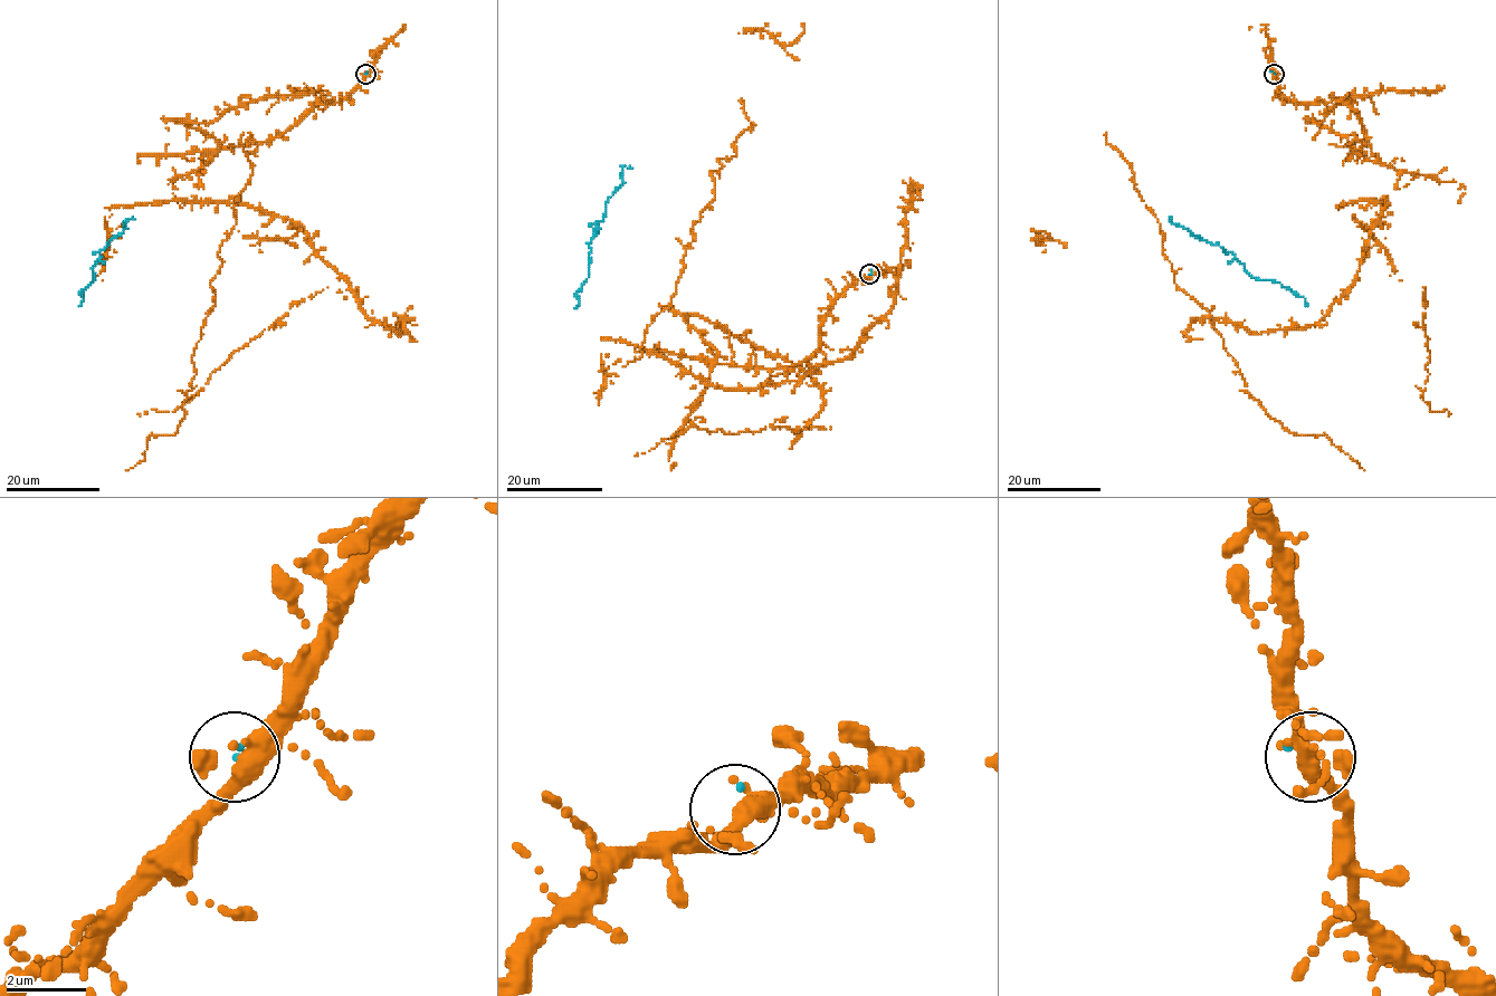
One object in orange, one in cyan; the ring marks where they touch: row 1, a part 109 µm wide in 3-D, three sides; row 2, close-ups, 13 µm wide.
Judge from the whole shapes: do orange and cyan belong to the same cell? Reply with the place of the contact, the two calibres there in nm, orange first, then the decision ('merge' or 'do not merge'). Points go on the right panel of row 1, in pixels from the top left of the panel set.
at (1274, 74); 340 nm thick on the orange side, 130 nm on the other; merge

